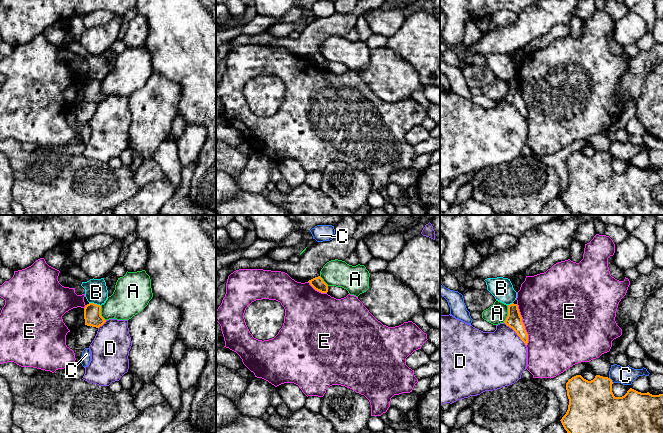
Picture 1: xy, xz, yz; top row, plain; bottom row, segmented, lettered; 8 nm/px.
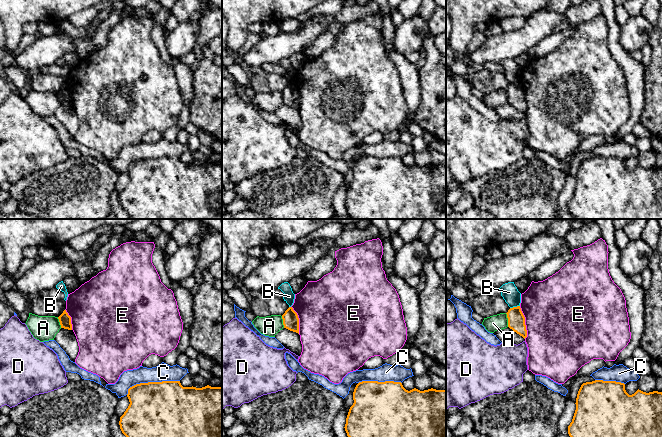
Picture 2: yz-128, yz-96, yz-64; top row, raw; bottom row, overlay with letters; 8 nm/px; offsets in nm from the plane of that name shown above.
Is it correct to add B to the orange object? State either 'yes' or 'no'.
no

